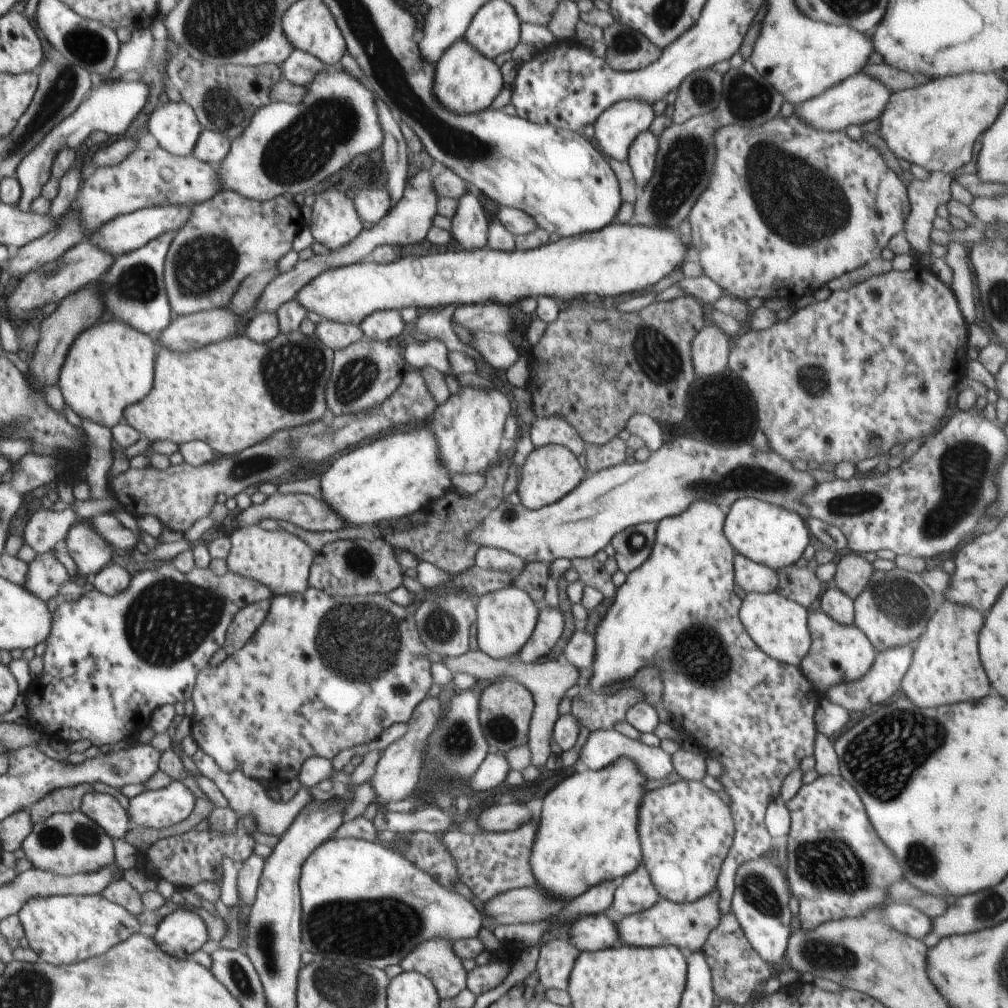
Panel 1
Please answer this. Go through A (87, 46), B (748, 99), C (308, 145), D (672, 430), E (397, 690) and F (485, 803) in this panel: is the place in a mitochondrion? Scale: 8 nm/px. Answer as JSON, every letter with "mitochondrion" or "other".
{"A":"mitochondrion","B":"mitochondrion","C":"mitochondrion","D":"other","E":"mitochondrion","F":"other"}

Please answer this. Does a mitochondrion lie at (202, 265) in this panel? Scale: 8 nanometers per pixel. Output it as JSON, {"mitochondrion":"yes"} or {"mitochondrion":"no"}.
{"mitochondrion":"yes"}

